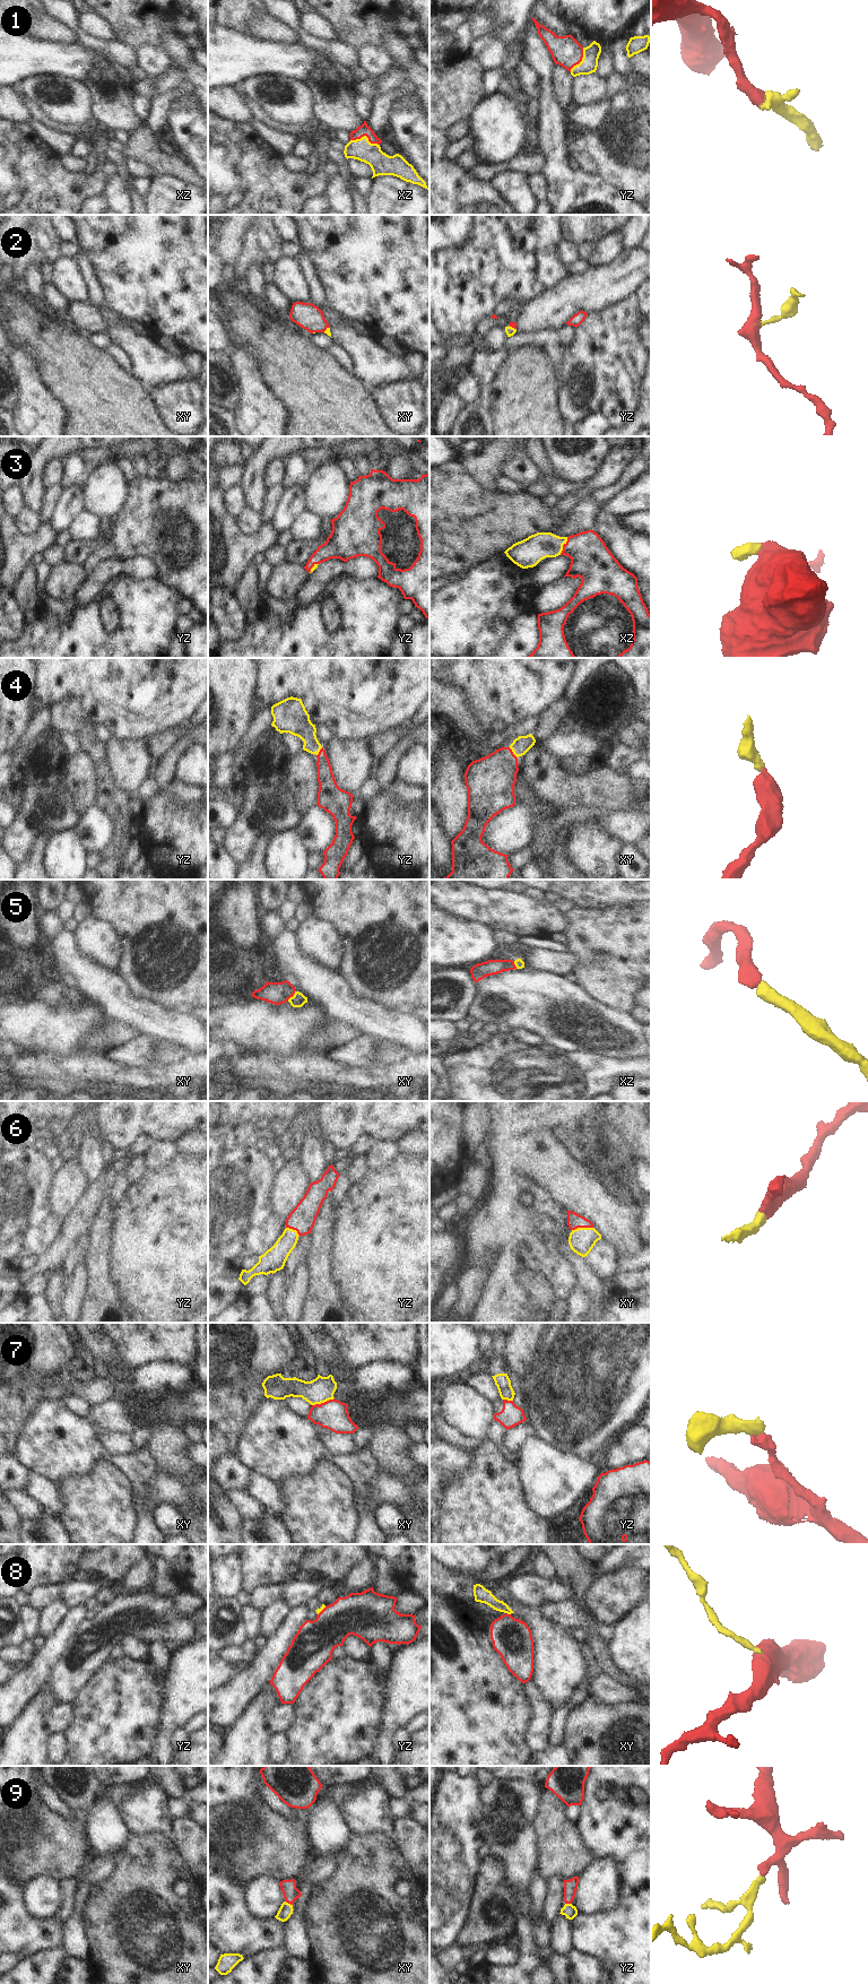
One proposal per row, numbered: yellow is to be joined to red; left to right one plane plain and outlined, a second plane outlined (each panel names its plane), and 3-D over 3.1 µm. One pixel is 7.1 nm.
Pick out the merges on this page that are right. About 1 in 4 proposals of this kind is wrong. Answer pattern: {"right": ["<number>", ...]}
{"right": ["1", "2", "3", "4", "5", "6", "9"]}

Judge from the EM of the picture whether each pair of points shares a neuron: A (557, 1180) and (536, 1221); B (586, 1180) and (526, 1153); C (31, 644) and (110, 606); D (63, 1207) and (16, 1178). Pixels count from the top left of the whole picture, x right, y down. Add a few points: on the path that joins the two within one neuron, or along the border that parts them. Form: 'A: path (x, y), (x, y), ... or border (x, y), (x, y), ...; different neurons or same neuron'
A: border (529, 1178), (543, 1187), (566, 1210); different neurons
B: path (571, 1180), (565, 1179), (540, 1155); same neuron
C: border (105, 596), (101, 618), (112, 632); different neurons
D: border (54, 1174), (50, 1204), (55, 1213), (64, 1218); different neurons

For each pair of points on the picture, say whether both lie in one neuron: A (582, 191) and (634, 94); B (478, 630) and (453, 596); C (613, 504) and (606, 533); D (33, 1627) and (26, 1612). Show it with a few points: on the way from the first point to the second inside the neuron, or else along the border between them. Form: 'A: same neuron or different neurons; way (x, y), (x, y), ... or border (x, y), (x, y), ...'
A: different neurons; border (579, 169), (598, 175), (607, 184)
B: same neuron; way (475, 622), (461, 604)
C: different neurons; border (599, 510), (617, 517)
D: same neuron; way (32, 1623), (29, 1616)

